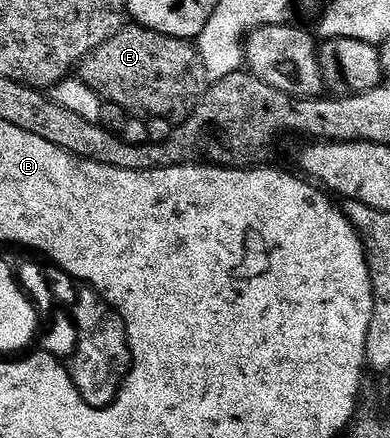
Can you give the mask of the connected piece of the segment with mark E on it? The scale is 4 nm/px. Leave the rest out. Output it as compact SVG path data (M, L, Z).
M126 25L99 49L91 52L79 64L79 78L106 103L119 105L131 117L141 121L162 119L180 125L193 115L193 111L209 92L211 76L203 65L203 55L196 42L164 35L140 25Z

